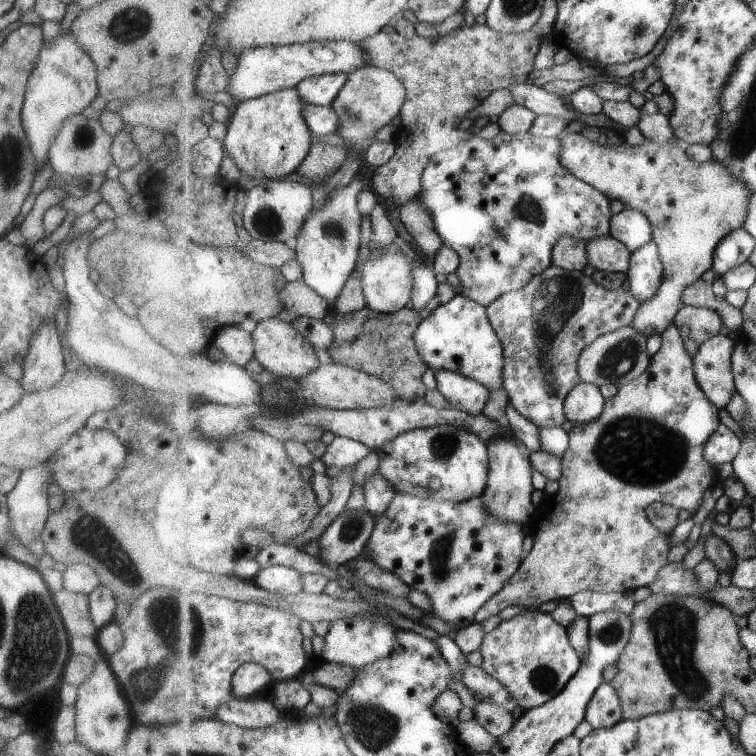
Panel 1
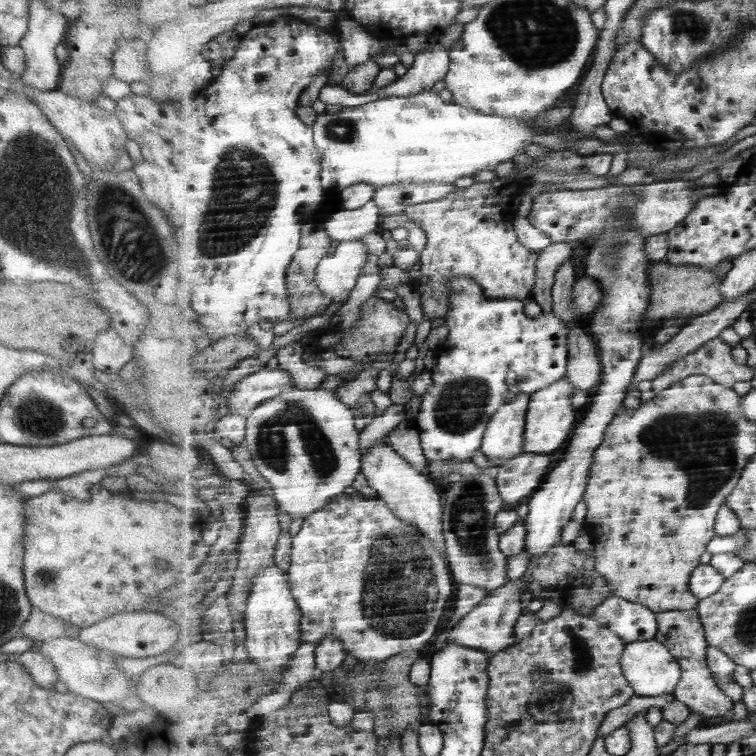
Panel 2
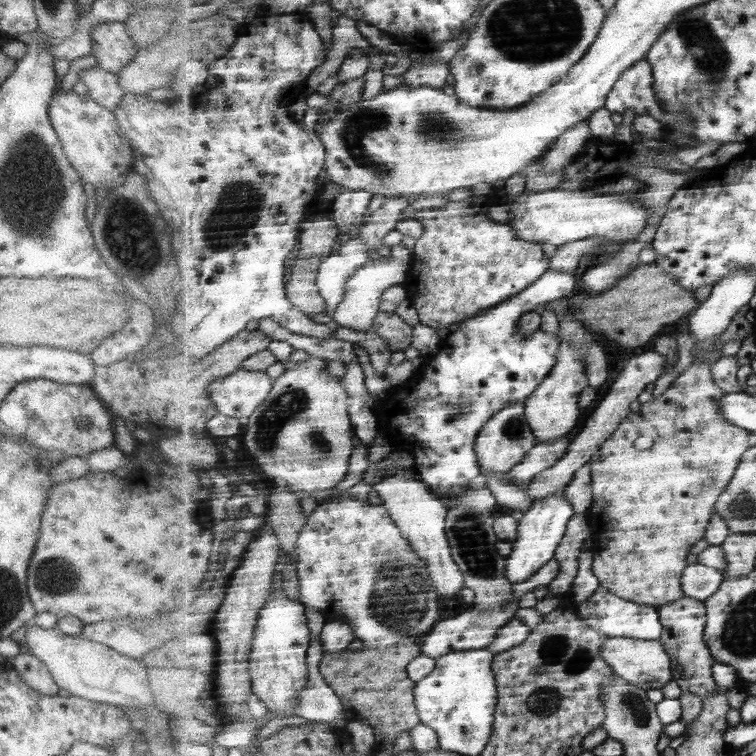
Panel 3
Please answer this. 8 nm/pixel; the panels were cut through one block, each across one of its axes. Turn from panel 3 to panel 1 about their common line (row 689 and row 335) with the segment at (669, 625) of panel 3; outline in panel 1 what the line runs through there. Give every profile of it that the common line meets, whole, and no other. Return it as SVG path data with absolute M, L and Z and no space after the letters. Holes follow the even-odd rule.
M684 306L675 316L675 322L680 327L684 340L695 340L697 344L719 335L724 325L719 312L703 306Z

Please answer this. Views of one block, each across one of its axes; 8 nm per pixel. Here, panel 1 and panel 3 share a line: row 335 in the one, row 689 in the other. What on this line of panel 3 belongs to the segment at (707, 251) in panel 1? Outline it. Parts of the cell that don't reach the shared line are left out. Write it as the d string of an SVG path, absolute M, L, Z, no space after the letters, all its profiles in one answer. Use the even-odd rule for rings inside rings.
M606 638L601 646L601 657L619 676L623 676L629 684L635 684L643 690L661 688L674 680L673 661L660 640L639 640L637 638Z

